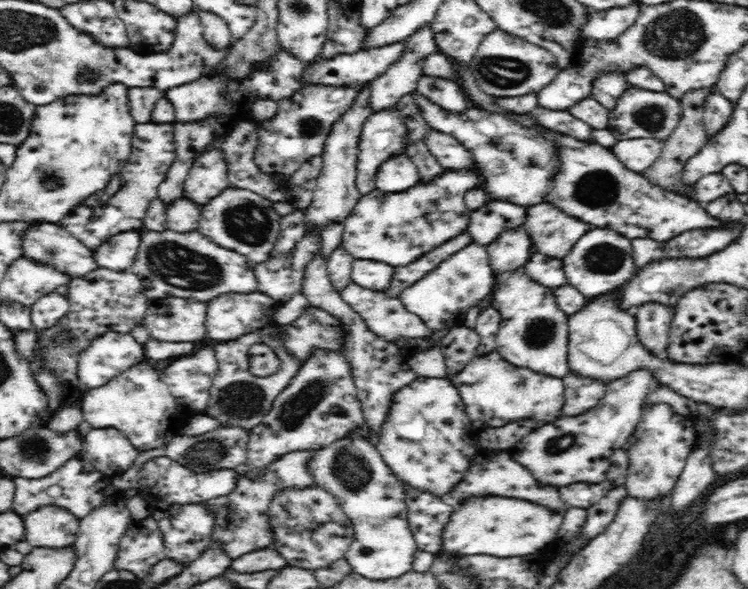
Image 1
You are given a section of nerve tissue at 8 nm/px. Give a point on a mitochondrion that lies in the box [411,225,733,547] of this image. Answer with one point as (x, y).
(602, 258)

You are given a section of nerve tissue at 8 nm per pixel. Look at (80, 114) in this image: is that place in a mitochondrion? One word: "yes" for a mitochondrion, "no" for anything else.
no

